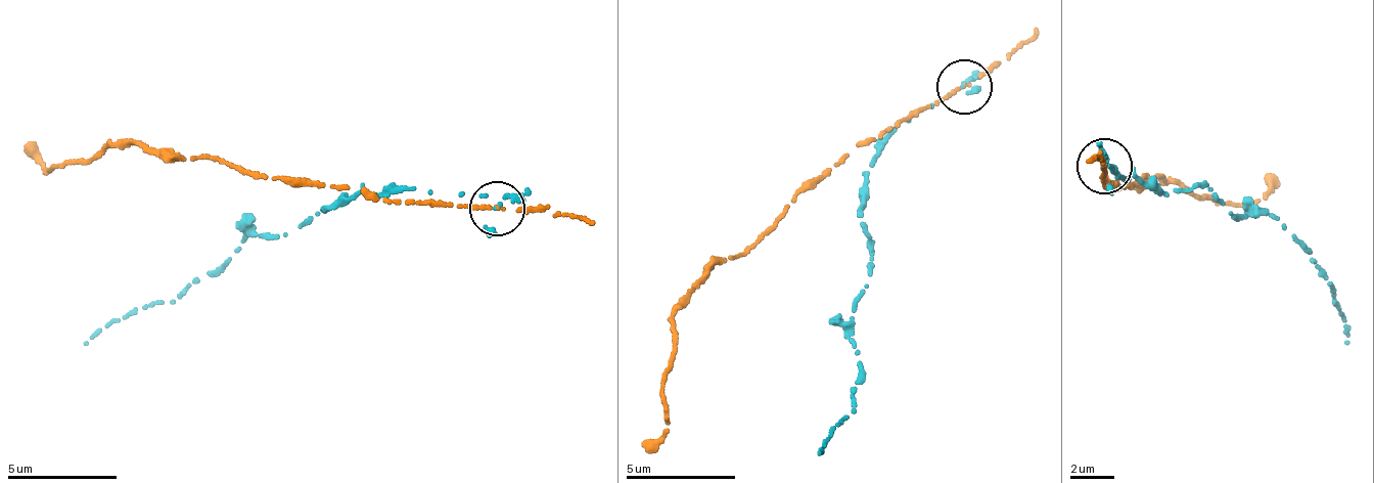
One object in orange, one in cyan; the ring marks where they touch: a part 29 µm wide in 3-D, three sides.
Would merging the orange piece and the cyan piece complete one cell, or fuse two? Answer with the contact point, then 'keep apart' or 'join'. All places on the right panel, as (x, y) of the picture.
at (1104, 166); keep apart

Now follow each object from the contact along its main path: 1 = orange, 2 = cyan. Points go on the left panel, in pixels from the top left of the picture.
1: (497, 210), (289, 186), (223, 161), (135, 143), (109, 145), (86, 160), (45, 171), (26, 144)
2: (493, 210), (486, 193), (414, 188), (323, 207), (275, 236), (244, 235), (224, 264), (87, 345)

